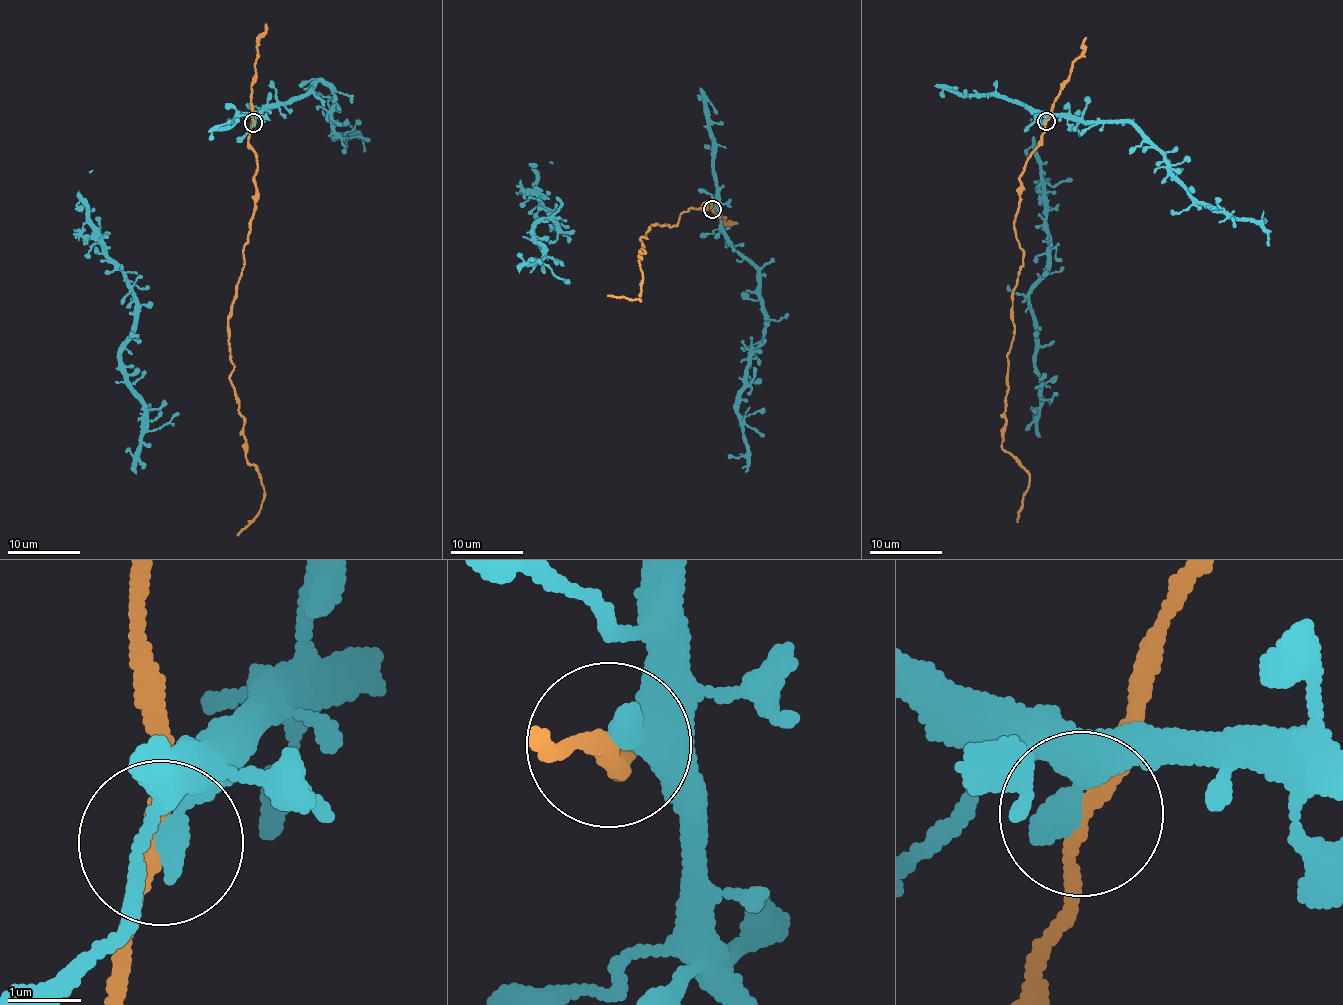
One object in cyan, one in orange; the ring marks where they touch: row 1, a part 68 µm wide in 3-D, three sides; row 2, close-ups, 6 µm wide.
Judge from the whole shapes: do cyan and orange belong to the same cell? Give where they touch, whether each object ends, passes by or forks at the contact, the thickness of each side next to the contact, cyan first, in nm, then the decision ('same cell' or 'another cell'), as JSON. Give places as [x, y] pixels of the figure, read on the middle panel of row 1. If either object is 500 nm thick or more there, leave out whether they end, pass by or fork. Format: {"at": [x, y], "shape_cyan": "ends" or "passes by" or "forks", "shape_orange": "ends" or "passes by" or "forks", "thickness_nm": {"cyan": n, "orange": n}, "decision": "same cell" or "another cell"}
{"at": [712, 209], "shape_cyan": "ends", "shape_orange": "passes by", "thickness_nm": {"cyan": 420, "orange": 220}, "decision": "same cell"}

